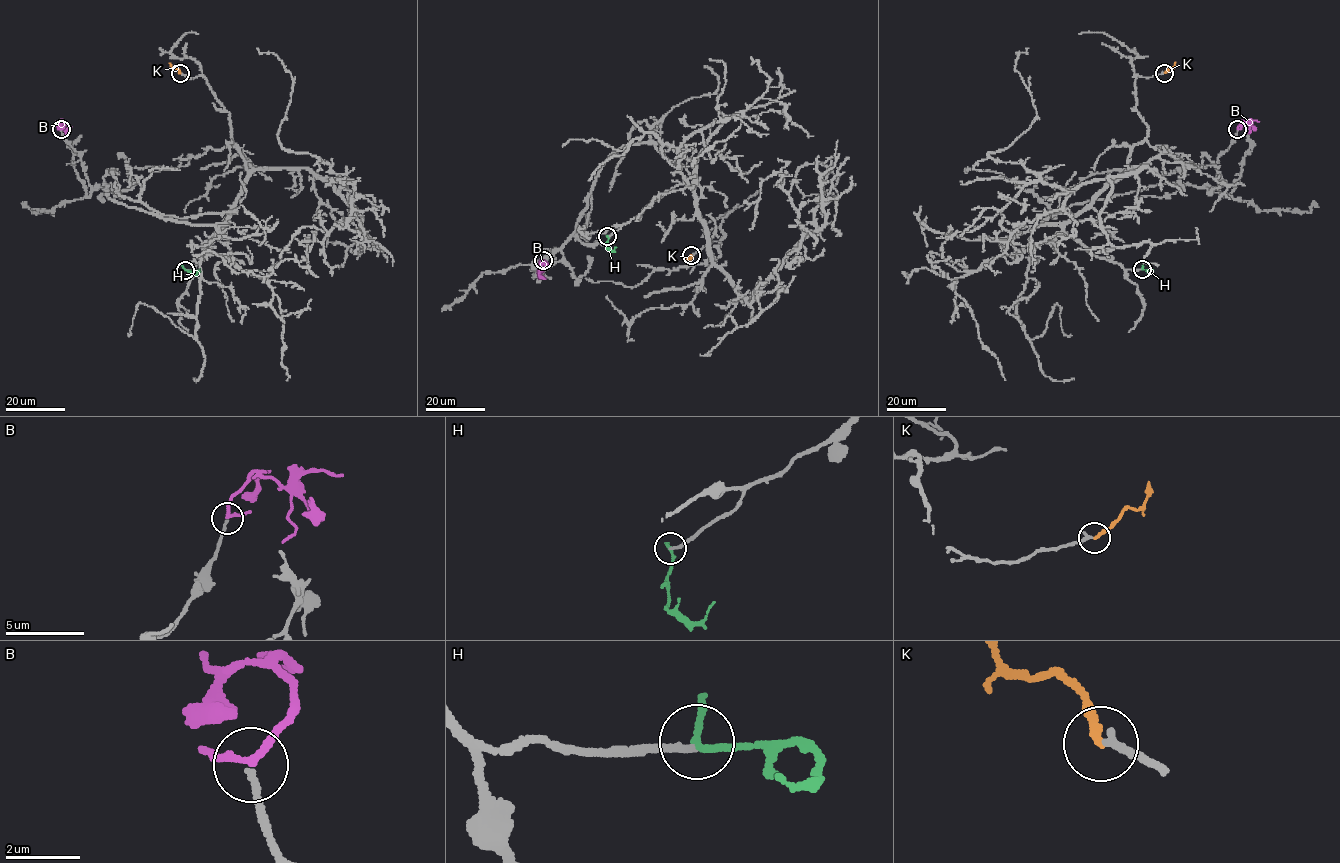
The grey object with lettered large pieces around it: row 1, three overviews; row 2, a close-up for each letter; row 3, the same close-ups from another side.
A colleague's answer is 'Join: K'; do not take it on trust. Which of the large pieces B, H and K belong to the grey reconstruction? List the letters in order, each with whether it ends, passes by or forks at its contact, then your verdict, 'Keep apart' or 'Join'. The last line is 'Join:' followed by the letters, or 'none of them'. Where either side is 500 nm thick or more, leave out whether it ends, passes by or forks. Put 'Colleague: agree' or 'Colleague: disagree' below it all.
B: It passes by. Keep apart
H: It passes by. Keep apart
K: It ends there. Join
Join: K
Colleague: agree

